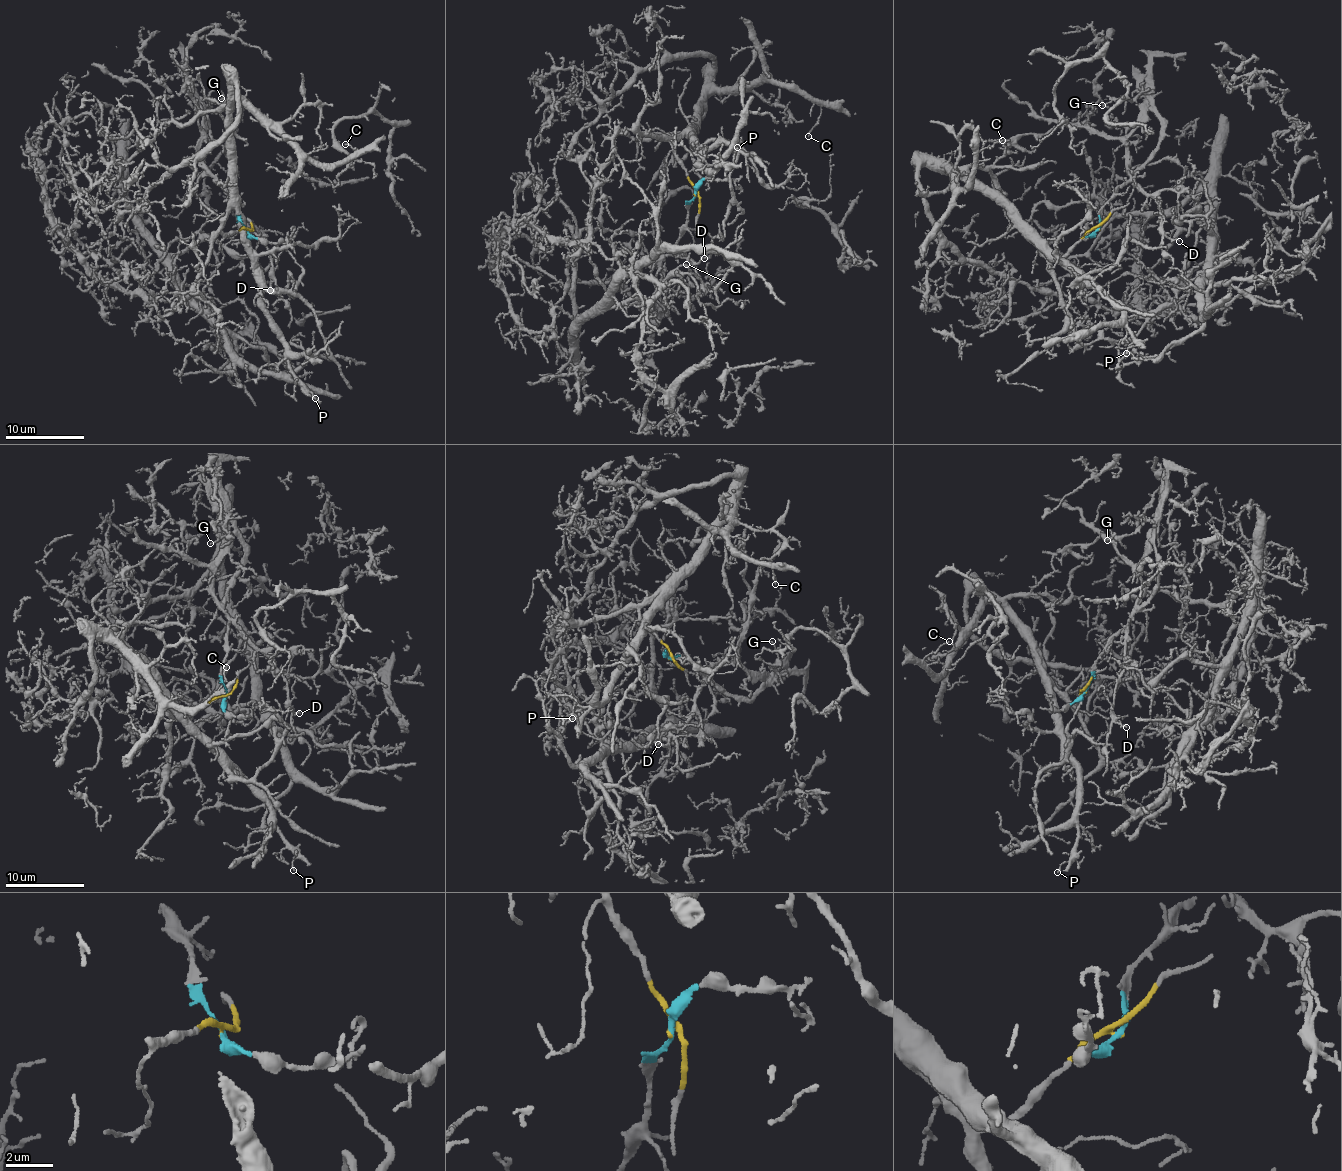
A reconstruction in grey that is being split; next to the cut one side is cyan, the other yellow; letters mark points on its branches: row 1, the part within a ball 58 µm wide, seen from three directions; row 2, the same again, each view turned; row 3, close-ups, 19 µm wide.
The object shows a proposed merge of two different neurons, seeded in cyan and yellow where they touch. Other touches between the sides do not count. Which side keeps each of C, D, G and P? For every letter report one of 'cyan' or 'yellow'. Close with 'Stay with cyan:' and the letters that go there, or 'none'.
C: yellow
D: cyan
G: cyan
P: yellow
Stay with cyan: D, G

